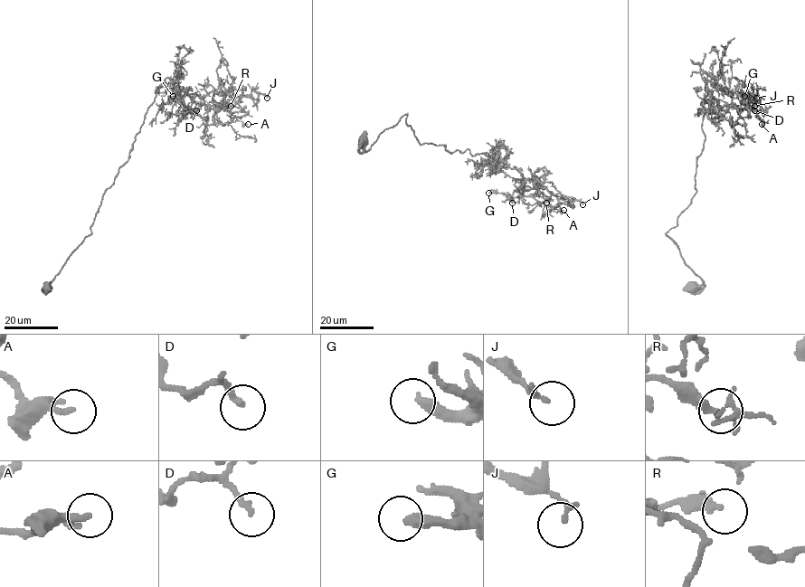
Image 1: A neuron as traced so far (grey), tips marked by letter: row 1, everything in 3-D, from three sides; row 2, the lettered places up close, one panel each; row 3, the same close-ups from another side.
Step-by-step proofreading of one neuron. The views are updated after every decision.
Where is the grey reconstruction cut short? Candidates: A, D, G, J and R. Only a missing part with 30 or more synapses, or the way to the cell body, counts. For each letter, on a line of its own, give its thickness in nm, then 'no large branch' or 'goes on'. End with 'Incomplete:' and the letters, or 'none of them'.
A: 240 nm | no large branch
D: 190 nm | no large branch
G: 360 nm | no large branch
J: 190 nm | no large branch
R: 180 nm | no large branch
Incomplete: none of them

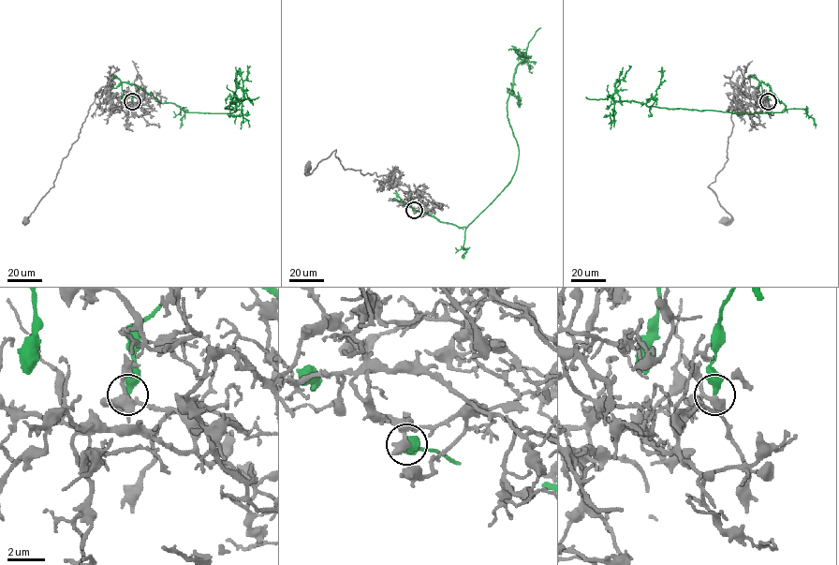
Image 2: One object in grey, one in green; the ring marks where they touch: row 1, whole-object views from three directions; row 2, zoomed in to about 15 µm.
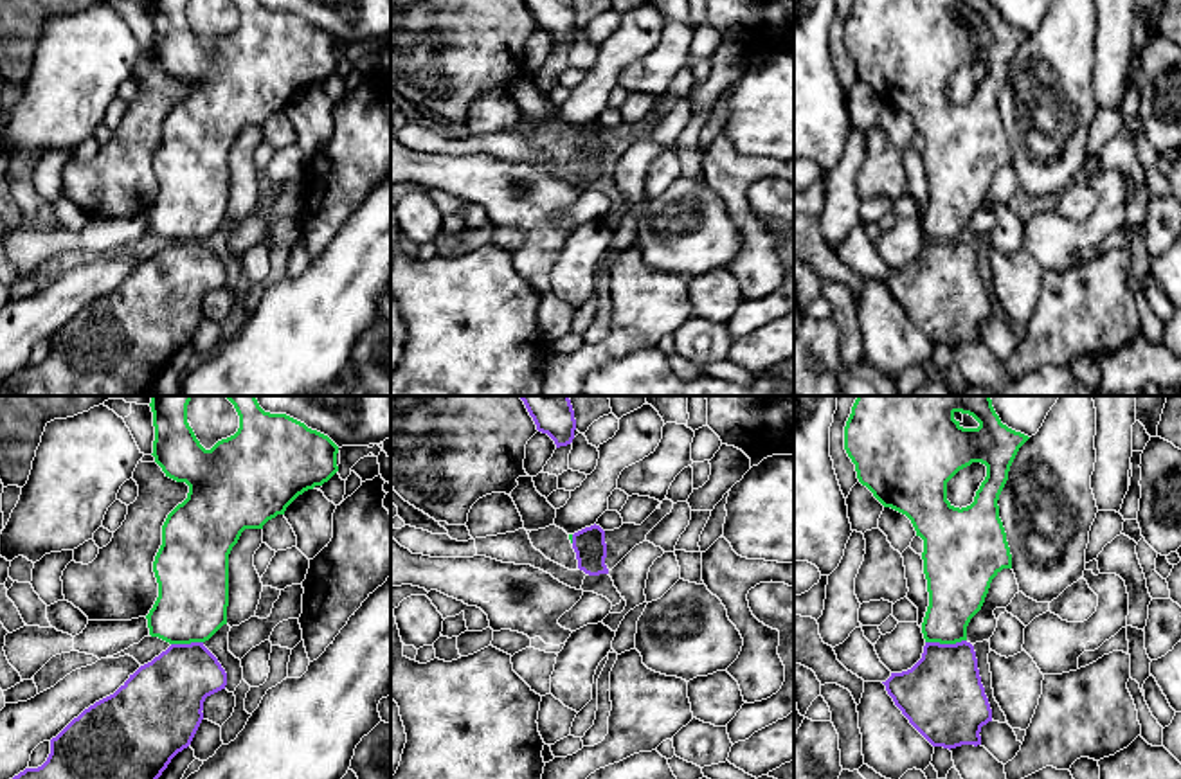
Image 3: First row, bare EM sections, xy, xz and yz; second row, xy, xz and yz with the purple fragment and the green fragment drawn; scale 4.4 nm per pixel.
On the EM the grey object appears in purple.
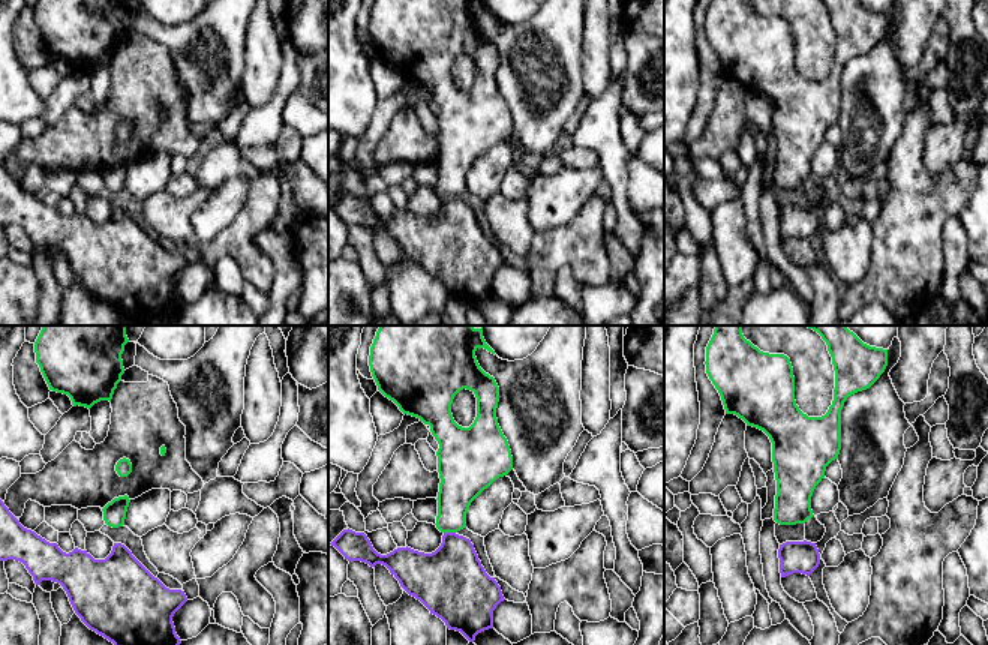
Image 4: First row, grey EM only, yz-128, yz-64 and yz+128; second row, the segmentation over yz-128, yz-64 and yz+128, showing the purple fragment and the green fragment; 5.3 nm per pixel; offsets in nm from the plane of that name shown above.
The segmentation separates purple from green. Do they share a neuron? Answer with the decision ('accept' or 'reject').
reject

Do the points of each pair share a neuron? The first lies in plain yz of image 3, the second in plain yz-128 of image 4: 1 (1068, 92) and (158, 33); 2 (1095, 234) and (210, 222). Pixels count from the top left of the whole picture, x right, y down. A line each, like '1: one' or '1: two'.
1: one
2: one

